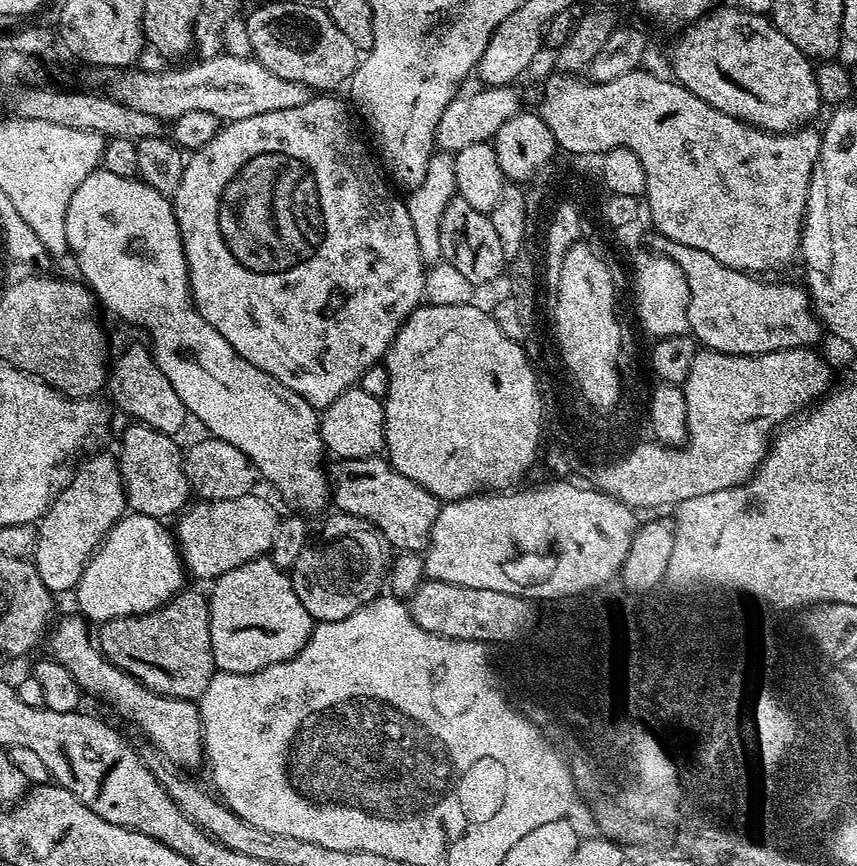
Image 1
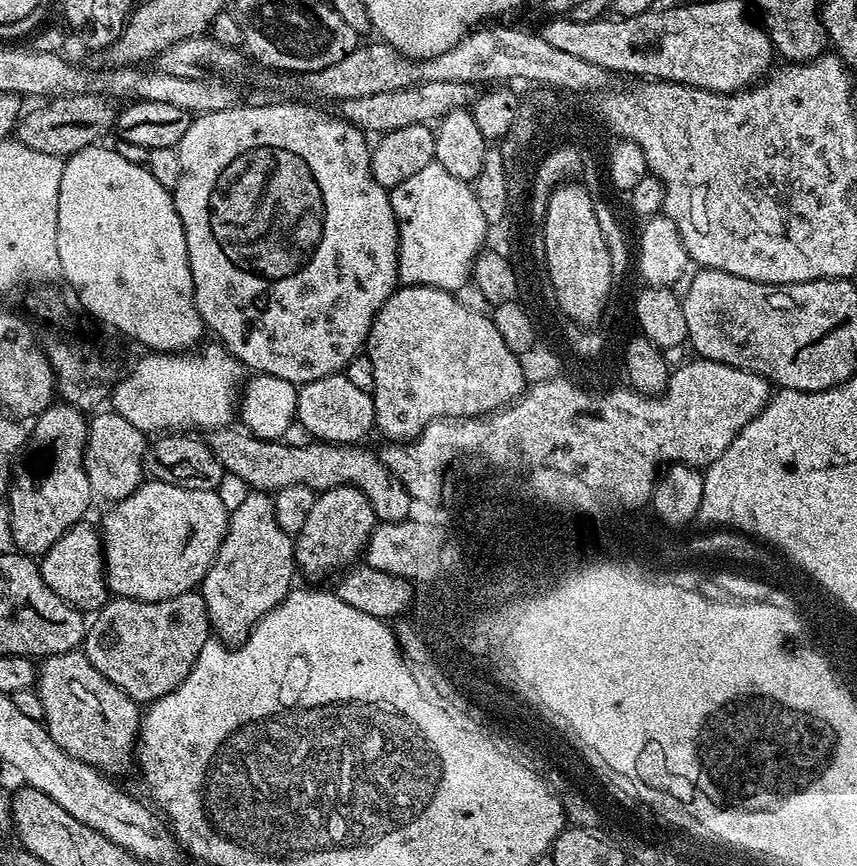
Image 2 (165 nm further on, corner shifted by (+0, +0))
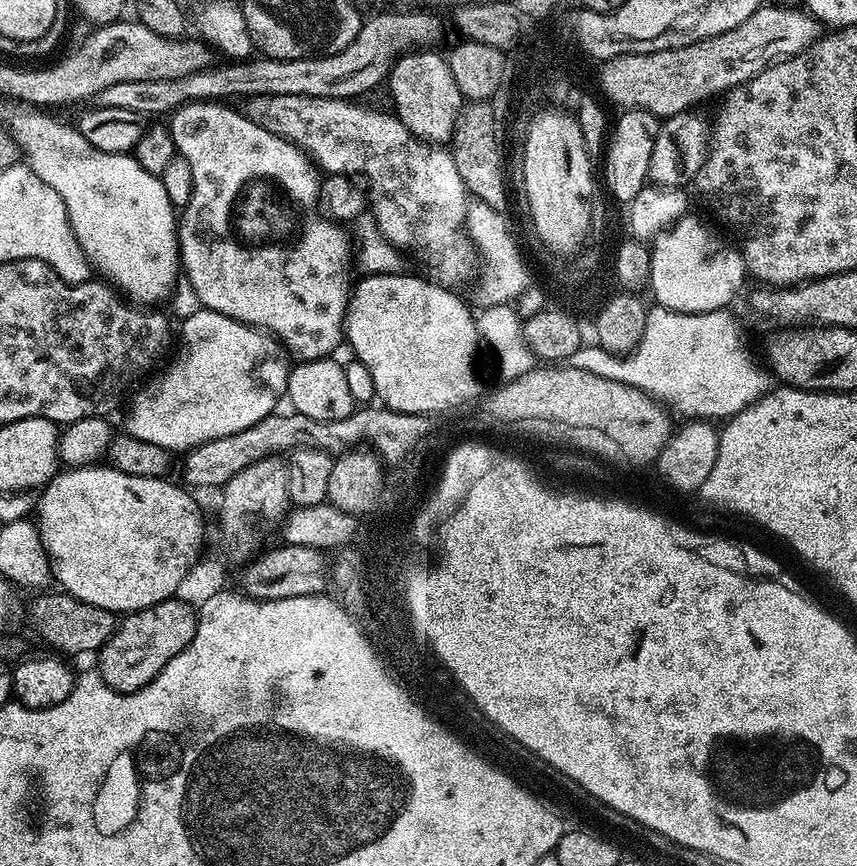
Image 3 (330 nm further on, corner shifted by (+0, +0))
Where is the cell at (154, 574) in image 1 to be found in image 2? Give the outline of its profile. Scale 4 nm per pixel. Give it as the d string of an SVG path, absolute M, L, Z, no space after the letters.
M89 522L75 524L50 550L39 557L38 563L42 578L67 604L92 614L104 607L110 599L108 582L104 574L104 549L102 547L102 536Z

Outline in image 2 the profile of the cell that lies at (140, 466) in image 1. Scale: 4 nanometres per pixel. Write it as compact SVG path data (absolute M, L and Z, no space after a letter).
M111 410L97 411L88 420L88 440L84 443L84 469L86 478L90 478L92 495L97 501L115 502L132 496L134 490L138 490L146 480L145 432L138 430L134 422L126 422L122 414Z

